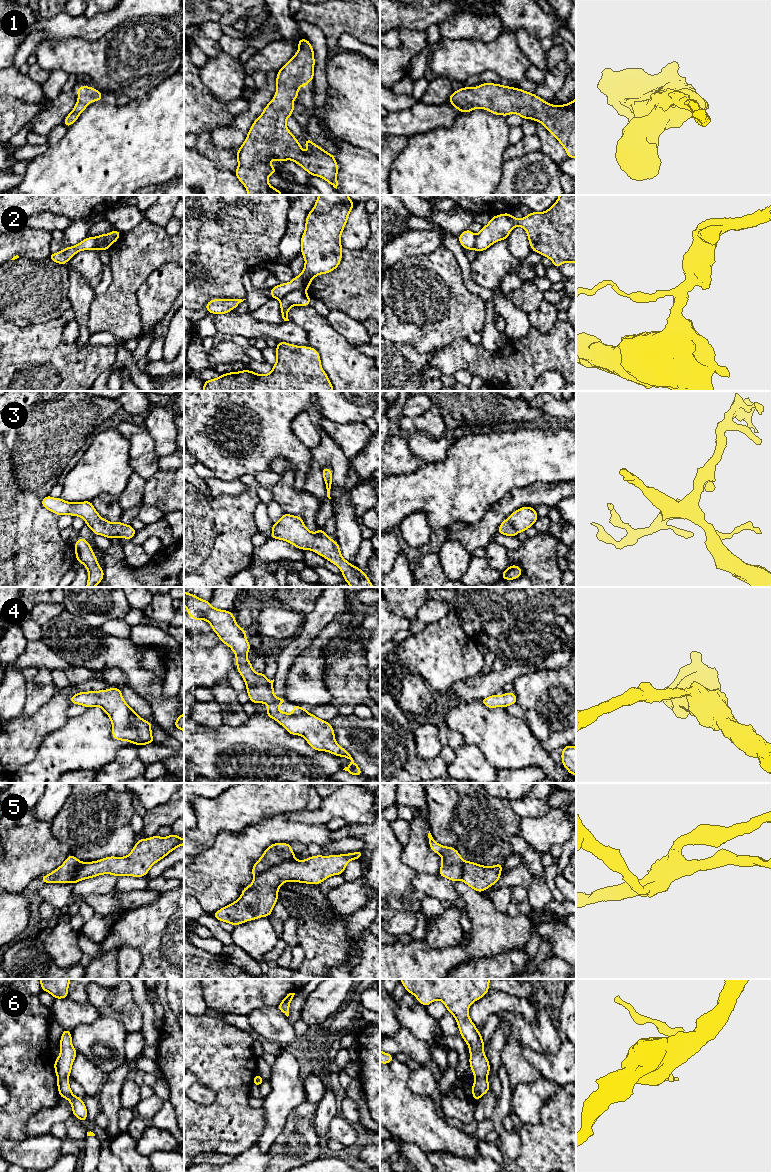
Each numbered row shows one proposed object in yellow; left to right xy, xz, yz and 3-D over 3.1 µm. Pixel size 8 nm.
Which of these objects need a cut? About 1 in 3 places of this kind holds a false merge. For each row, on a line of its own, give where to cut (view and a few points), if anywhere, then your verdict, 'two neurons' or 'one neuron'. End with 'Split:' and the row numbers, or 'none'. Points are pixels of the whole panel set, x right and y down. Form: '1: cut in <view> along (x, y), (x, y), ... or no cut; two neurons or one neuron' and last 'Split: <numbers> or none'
1: no cut; one neuron
2: cut in xz along (305, 291), (291, 290), (279, 299); two neurons
3: no cut; one neuron
4: no cut; one neuron
5: cut in xz along (295, 859), (268, 867), (254, 877); two neurons
6: cut in yz along (476, 1077), (486, 1078); two neurons
Split: 2, 5, 6

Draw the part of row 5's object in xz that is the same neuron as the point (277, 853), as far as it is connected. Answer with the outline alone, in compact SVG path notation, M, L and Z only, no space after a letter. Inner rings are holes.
M273 843L252 866L252 875L256 877L268 868L293 860L295 860L295 853L289 843Z

